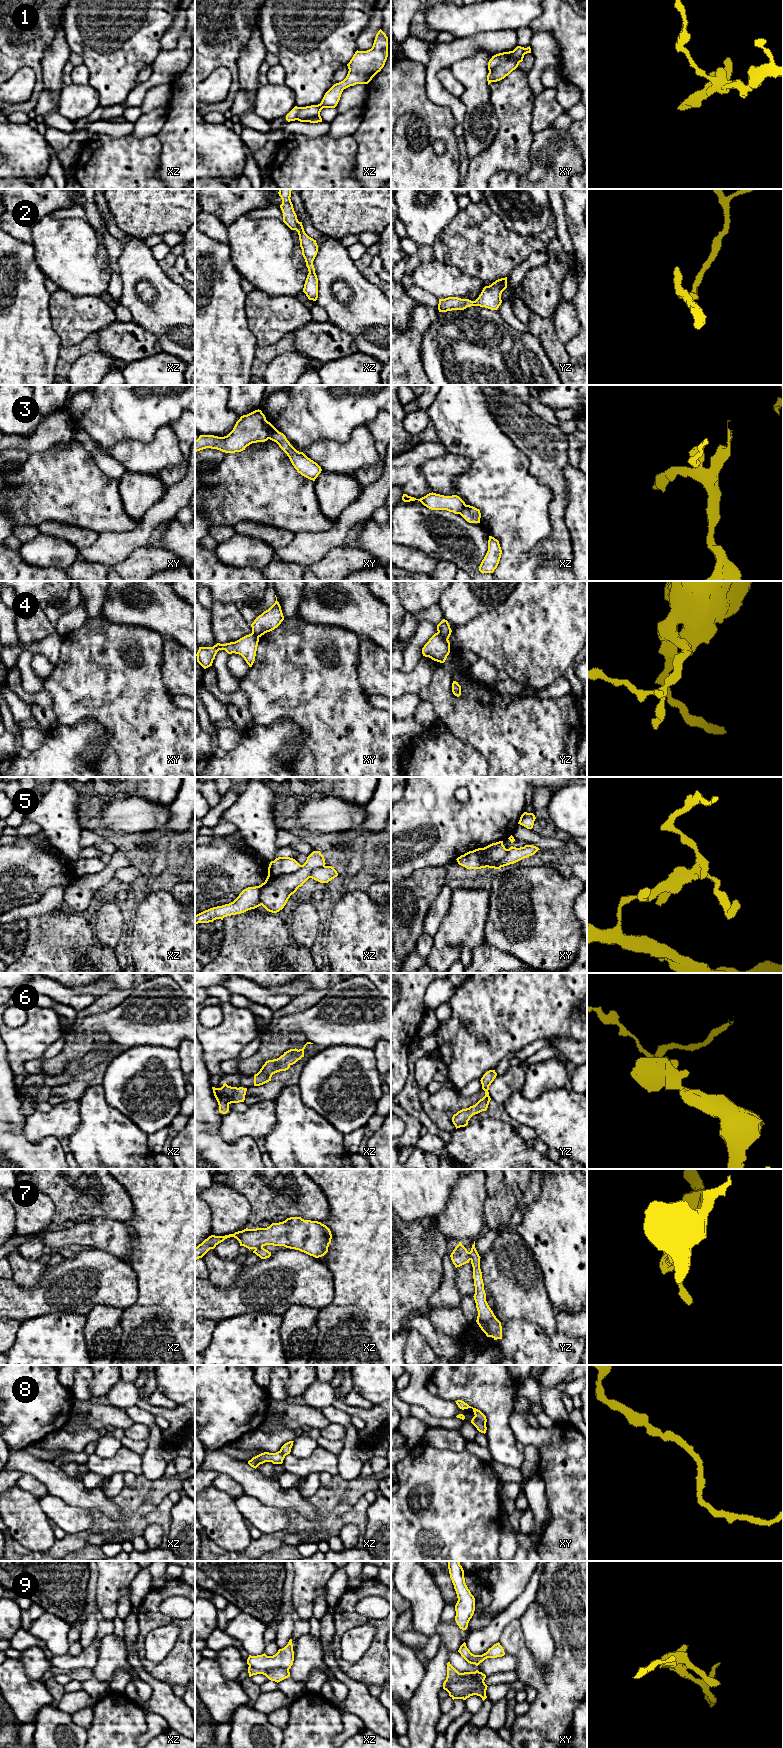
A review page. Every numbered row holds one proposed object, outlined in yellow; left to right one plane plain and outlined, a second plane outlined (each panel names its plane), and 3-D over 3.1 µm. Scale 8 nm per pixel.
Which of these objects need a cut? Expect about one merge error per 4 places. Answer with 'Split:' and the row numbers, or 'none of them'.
Split: 3, 4, 5, 7

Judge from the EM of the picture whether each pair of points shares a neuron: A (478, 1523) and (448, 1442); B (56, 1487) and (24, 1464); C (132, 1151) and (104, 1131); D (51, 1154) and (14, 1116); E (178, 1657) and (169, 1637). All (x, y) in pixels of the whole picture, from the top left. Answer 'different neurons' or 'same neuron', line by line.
A: different neurons
B: same neuron
C: same neuron
D: same neuron
E: different neurons

